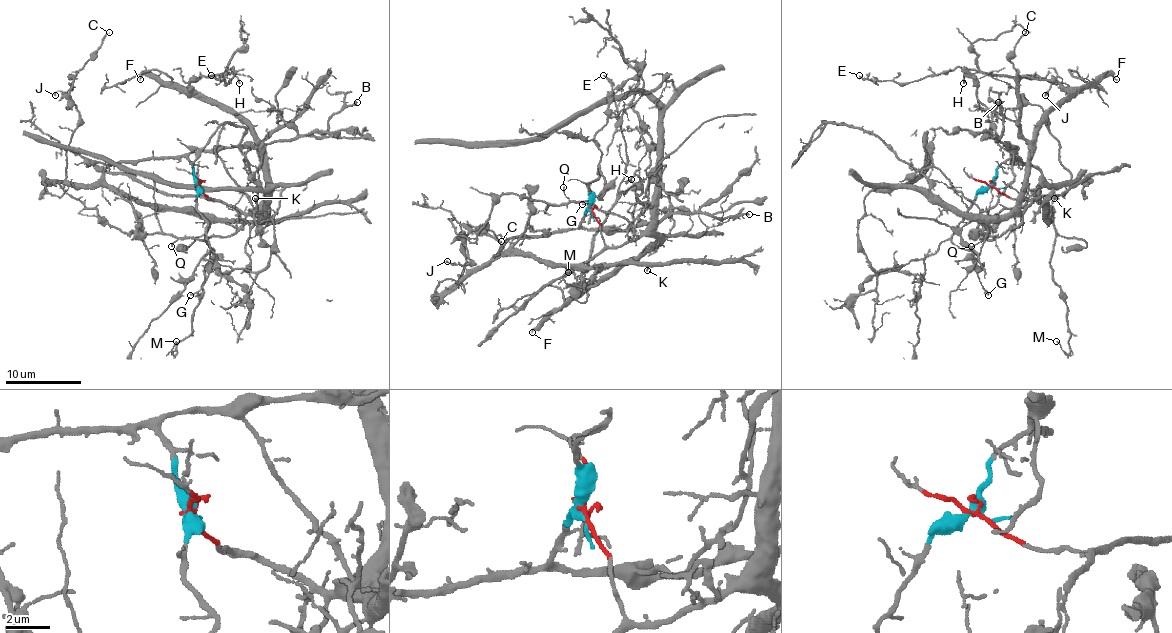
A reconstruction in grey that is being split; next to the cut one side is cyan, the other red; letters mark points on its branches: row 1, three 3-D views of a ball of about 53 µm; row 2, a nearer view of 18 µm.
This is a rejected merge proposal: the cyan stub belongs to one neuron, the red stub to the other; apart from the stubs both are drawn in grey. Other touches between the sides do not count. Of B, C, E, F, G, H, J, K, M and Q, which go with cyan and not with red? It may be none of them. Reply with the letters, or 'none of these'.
B, C, G, J, K, M

